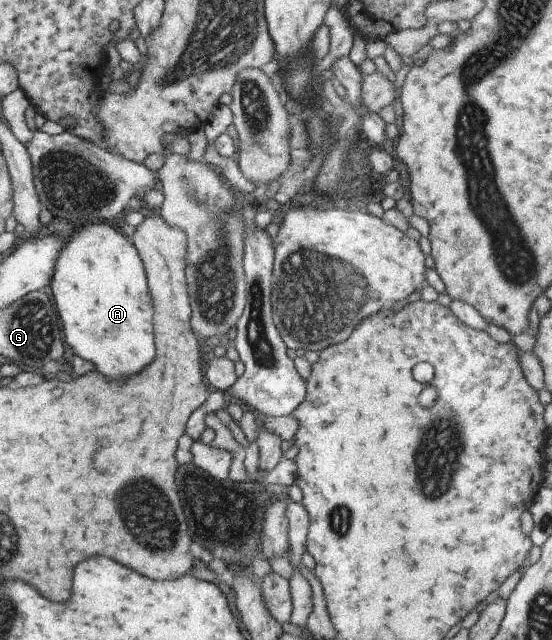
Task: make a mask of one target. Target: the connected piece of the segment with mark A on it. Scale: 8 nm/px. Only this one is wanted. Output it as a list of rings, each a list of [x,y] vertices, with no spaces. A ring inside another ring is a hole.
[[[93,222],[66,237],[55,259],[48,285],[67,346],[73,354],[91,362],[97,372],[117,380],[139,372],[153,358],[152,304],[142,262],[126,235],[115,231],[115,224]]]

